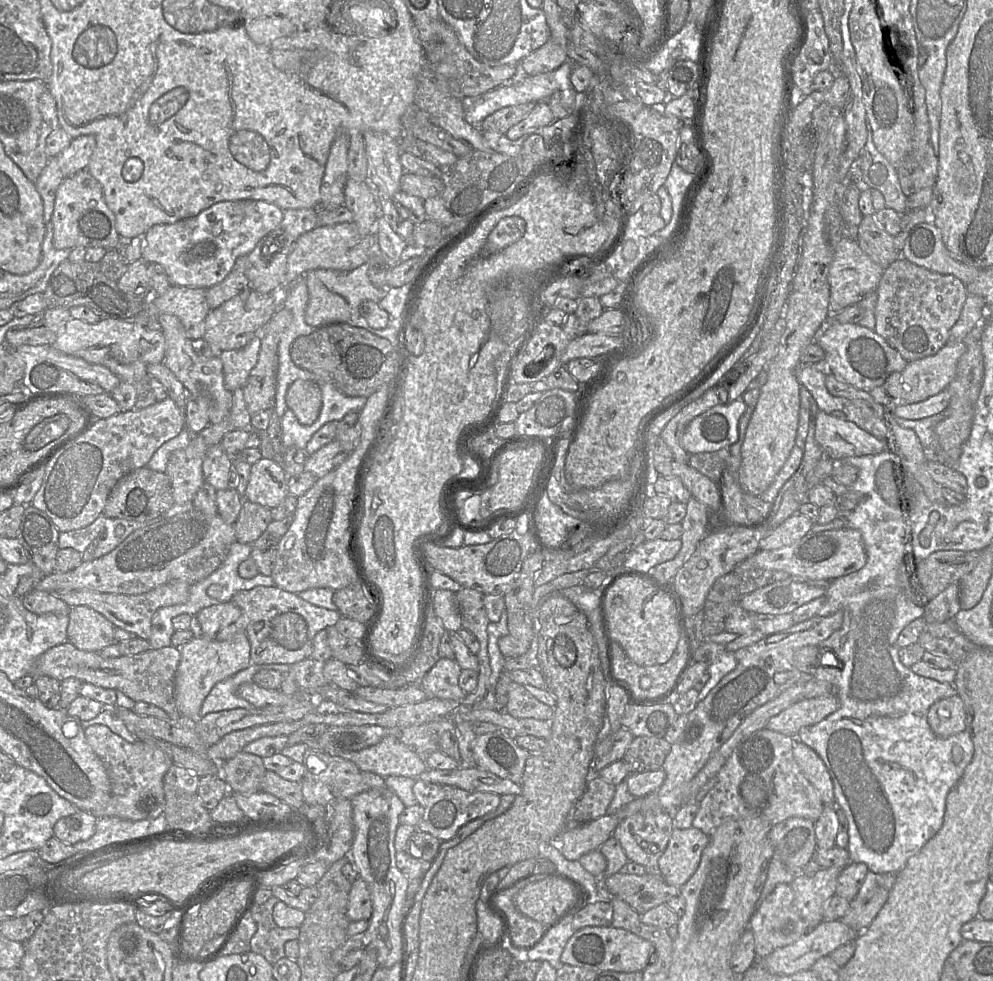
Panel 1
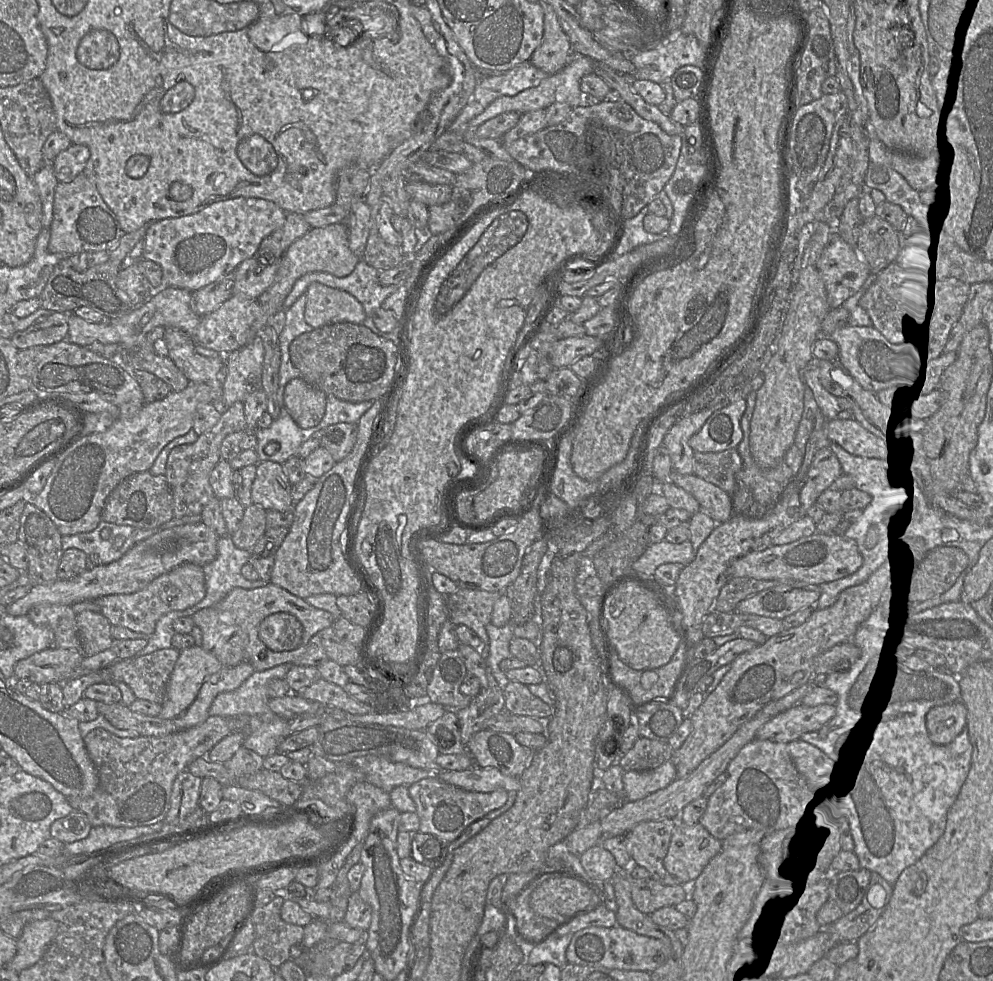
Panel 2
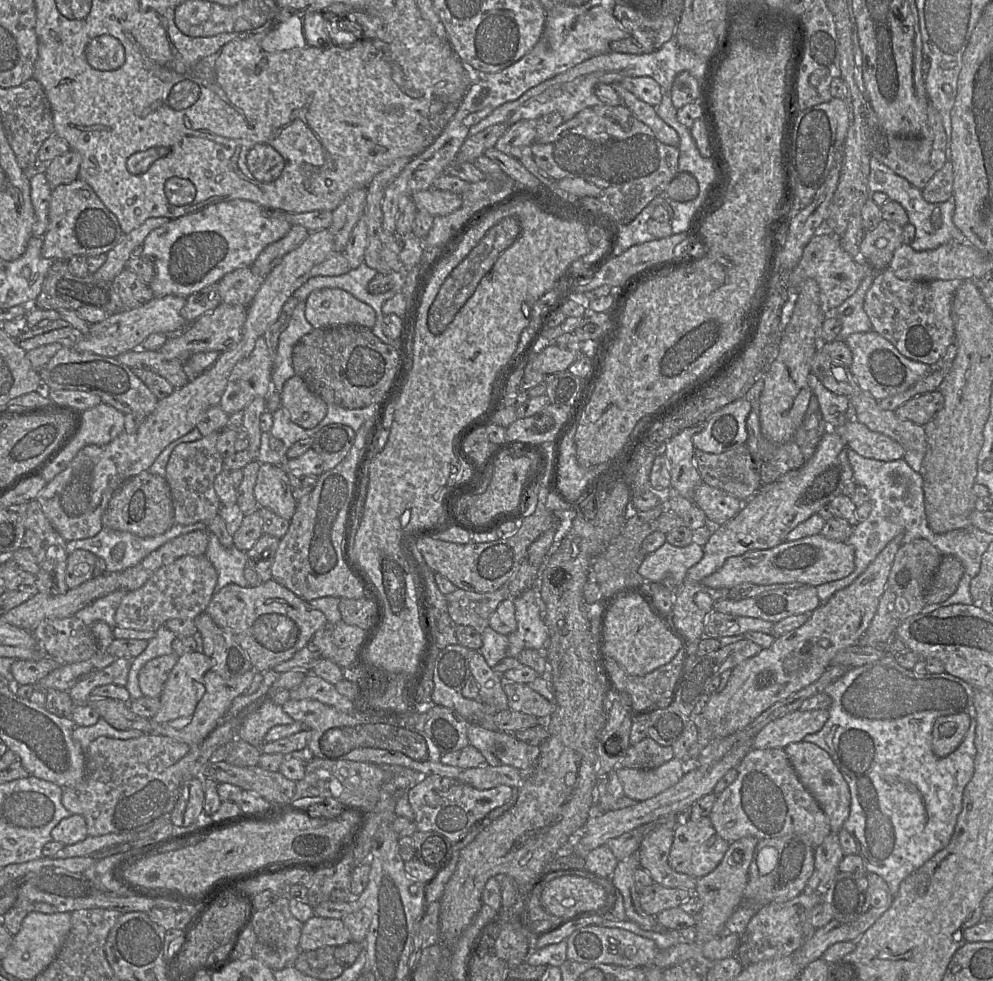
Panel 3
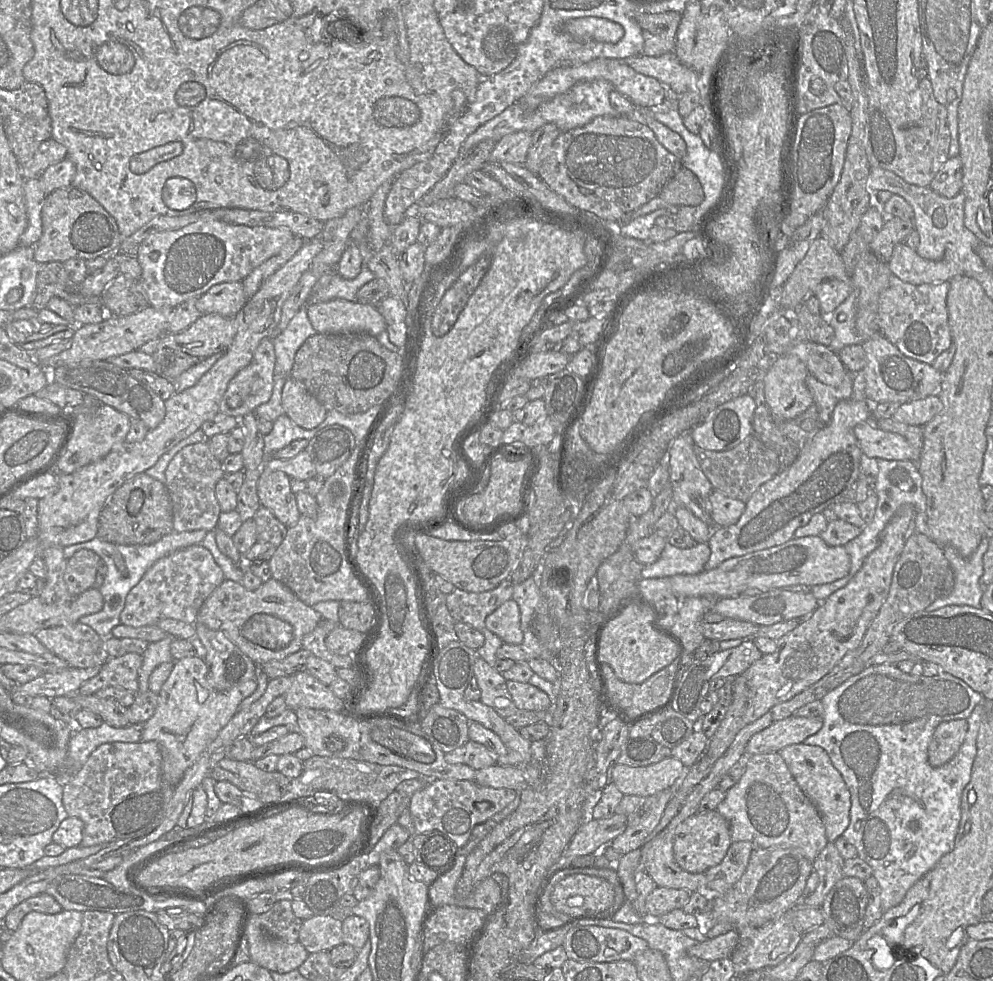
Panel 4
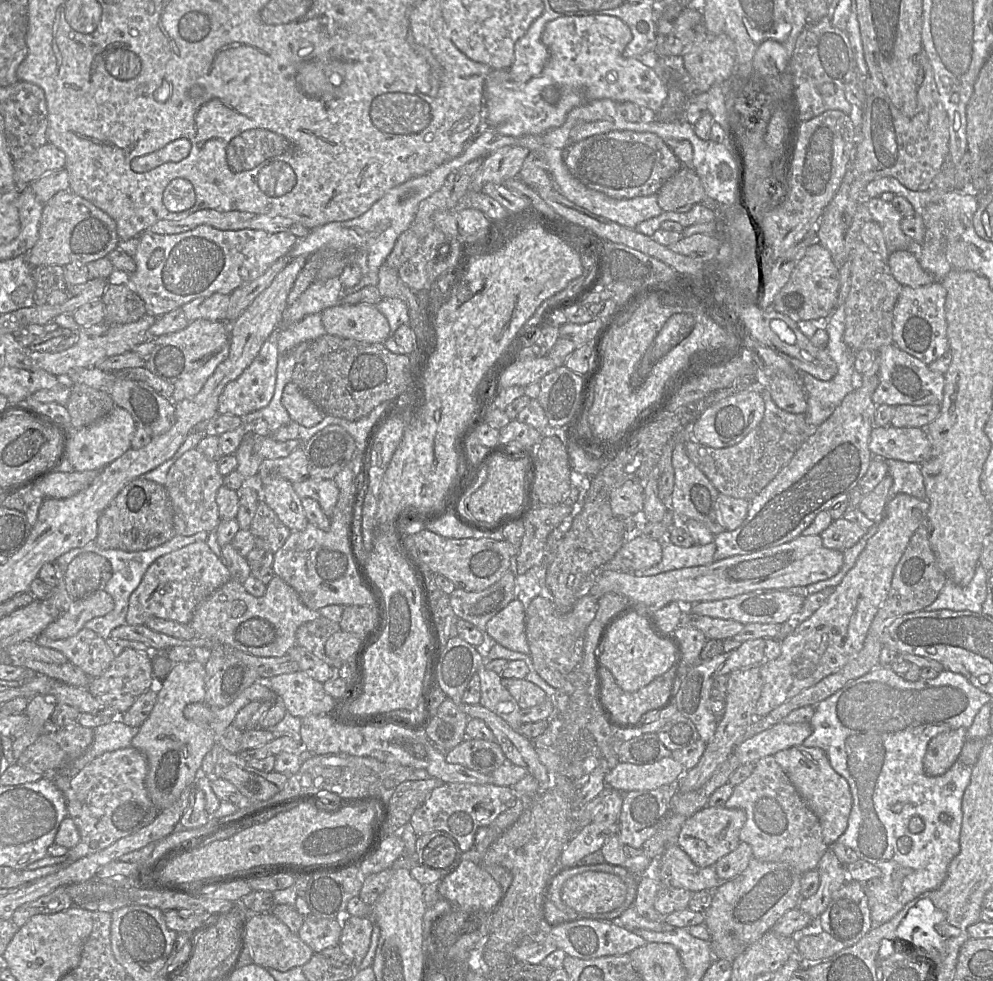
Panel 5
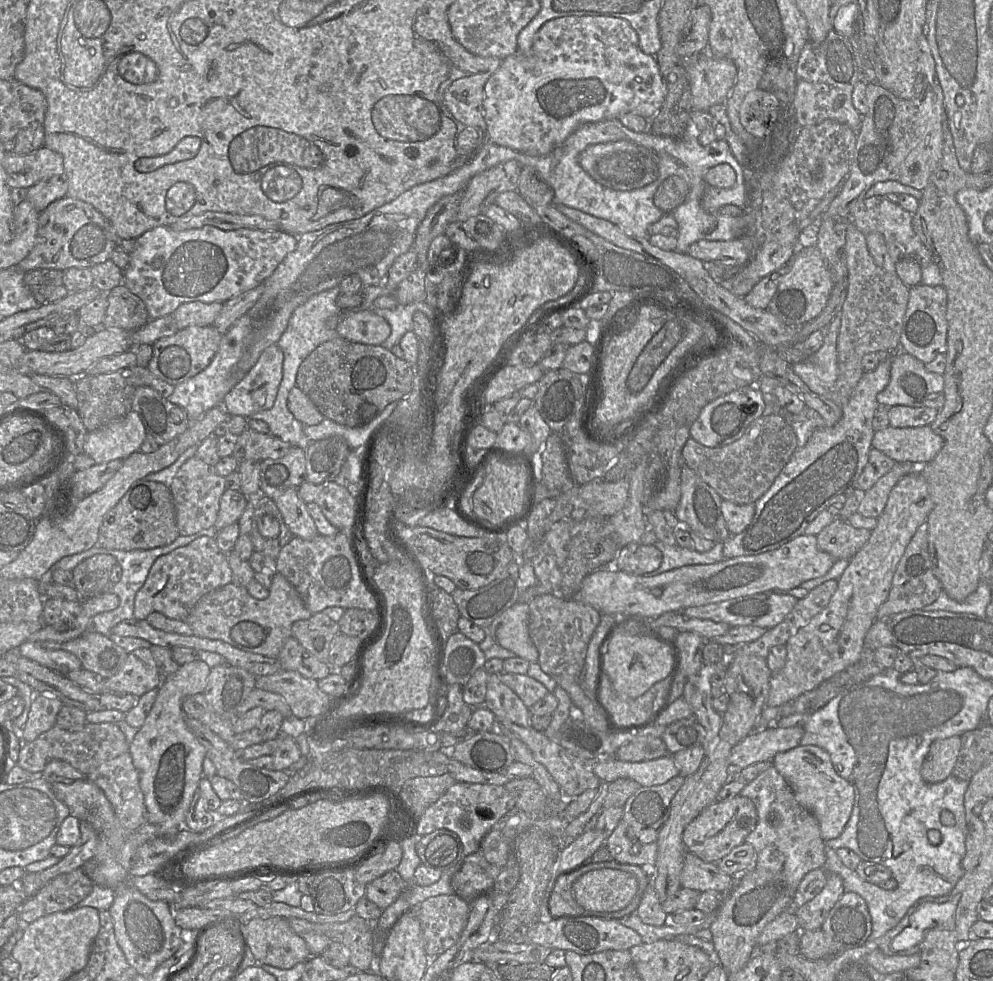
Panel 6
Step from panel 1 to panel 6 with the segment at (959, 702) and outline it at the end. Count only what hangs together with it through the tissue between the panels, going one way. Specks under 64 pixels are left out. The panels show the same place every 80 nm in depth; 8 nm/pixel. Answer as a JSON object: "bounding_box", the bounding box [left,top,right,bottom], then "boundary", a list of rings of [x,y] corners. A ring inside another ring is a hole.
{"bounding_box":[921,736,961,783],"boundary":[[[961,736],[934,741],[921,766],[927,783],[939,783],[952,775],[961,747]]]}

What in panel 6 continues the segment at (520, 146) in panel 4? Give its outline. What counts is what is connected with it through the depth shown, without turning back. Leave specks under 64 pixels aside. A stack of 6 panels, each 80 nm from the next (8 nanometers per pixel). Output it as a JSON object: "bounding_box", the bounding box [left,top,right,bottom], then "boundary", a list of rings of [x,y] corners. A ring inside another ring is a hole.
{"bounding_box":[456,160,521,221],"boundary":[[[509,160],[473,176],[464,189],[464,196],[456,214],[456,221],[465,221],[478,214],[483,214],[484,209],[495,203],[496,197],[502,192],[517,191],[521,170],[521,165],[517,161]]]}

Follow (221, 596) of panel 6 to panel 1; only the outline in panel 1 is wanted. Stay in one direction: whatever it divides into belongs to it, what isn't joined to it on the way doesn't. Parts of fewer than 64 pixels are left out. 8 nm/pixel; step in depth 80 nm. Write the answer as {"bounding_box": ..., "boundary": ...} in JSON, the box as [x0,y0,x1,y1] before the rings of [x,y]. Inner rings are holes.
{"bounding_box":[231,586,341,665],"boundary":[[[256,586],[251,590],[240,591],[231,601],[238,606],[247,618],[246,635],[250,643],[252,665],[287,664],[293,665],[311,656],[315,635],[341,618],[338,610],[315,606],[298,594],[280,589],[277,586]]]}

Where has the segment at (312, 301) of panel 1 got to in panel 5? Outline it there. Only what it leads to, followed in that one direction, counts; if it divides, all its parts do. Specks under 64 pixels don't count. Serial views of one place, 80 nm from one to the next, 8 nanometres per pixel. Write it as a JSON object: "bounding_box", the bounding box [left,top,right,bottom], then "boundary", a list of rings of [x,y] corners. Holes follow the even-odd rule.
{"bounding_box":[320,303,390,343],"boundary":[[[339,303],[320,314],[325,331],[330,335],[368,343],[383,343],[390,334],[388,320],[376,305]]]}

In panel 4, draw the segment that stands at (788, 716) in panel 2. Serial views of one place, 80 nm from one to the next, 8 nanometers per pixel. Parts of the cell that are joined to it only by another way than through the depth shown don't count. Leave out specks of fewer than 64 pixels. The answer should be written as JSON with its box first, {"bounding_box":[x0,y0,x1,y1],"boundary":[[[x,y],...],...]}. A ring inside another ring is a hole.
{"bounding_box":[745,715,823,758],"boundary":[[[792,715],[777,721],[755,734],[746,746],[745,758],[759,754],[780,753],[784,748],[800,744],[815,735],[823,726],[823,718],[805,718]]]}

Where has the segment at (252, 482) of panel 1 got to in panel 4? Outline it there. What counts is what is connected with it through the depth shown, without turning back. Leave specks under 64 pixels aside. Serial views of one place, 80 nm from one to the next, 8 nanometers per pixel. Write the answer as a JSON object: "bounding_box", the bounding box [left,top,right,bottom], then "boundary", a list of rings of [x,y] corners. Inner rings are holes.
{"bounding_box":[257,466,301,528],"boundary":[[[263,466],[257,483],[257,494],[260,504],[269,509],[287,528],[297,524],[301,514],[288,475]]]}

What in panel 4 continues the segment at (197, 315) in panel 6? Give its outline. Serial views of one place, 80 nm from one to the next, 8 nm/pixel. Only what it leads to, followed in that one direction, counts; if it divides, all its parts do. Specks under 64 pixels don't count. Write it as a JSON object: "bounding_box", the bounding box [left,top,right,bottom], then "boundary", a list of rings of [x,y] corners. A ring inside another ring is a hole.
{"bounding_box":[196,281,247,318],"boundary":[[[241,281],[223,282],[199,296],[196,299],[196,308],[201,314],[215,313],[235,318],[247,301]]]}

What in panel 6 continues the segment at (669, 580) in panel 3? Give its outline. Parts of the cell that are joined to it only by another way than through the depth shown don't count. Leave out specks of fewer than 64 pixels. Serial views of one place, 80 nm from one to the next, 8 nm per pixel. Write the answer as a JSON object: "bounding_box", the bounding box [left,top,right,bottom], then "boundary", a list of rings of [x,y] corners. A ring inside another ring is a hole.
{"bounding_box":[643,540,725,576],"boundary":[[[659,540],[654,545],[662,553],[662,563],[658,569],[643,576],[657,576],[686,565],[714,564],[725,559],[723,556],[723,542],[715,543],[714,547],[707,552],[698,552],[695,549],[683,548],[678,545],[671,546]]]}

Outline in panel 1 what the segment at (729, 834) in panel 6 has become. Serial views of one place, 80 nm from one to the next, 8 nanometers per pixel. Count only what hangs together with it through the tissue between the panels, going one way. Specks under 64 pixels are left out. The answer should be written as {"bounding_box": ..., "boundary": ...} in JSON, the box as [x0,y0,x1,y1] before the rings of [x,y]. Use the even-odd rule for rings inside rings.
{"bounding_box":[658,828,710,886],"boundary":[[[697,828],[674,829],[658,861],[662,879],[669,885],[683,886],[697,870],[709,842],[710,836]]]}

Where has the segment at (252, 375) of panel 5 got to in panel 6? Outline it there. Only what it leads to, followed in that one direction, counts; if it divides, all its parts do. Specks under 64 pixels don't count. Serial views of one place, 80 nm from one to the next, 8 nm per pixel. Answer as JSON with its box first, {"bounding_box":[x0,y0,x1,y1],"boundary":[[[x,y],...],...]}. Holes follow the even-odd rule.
{"bounding_box":[222,344,284,417],"boundary":[[[277,344],[267,347],[256,364],[225,395],[222,407],[231,415],[250,417],[269,410],[283,377],[284,355]]]}

